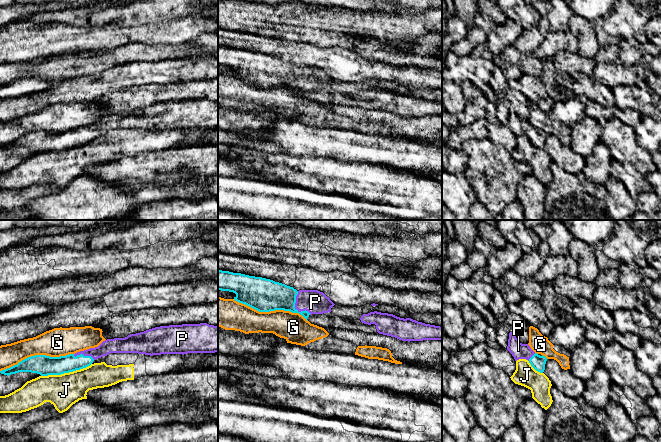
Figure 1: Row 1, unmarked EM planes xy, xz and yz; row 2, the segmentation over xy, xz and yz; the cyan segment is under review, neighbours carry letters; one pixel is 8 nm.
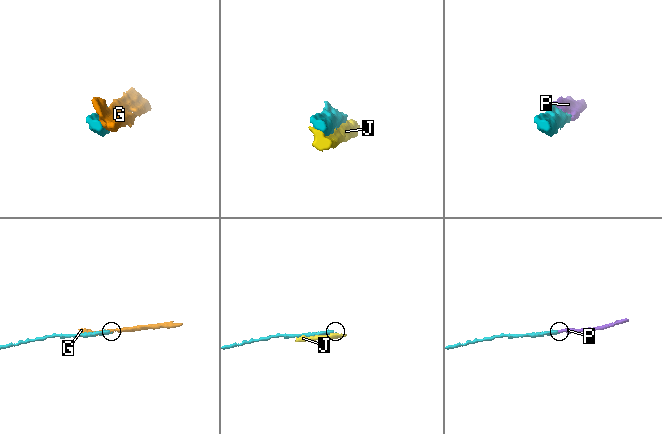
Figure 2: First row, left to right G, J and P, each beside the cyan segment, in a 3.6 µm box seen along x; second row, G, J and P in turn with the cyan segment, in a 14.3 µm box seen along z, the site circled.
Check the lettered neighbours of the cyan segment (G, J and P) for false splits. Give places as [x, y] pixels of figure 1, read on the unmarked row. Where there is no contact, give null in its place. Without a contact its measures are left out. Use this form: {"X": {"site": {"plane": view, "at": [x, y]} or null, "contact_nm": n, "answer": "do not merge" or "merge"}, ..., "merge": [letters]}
{"G": {"site": {"plane": "xz", "at": [270, 86]}, "contact_nm": 650, "answer": "do not merge"}, "J": {"site": {"plane": "xy", "at": [66, 148]}, "contact_nm": 420, "answer": "do not merge"}, "P": {"site": {"plane": "xz", "at": [294, 83]}, "contact_nm": 220, "answer": "merge"}, "merge": ["P"]}

